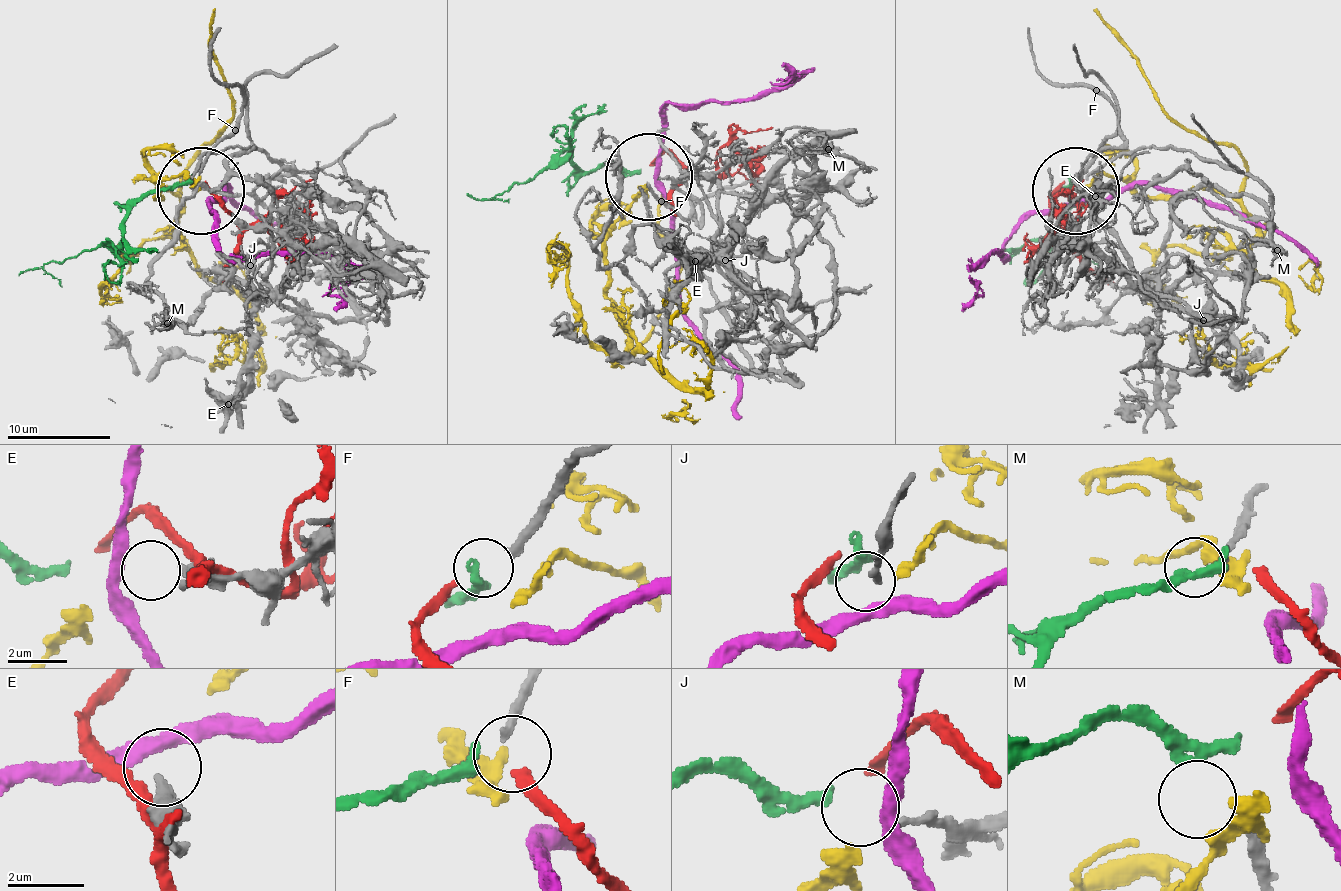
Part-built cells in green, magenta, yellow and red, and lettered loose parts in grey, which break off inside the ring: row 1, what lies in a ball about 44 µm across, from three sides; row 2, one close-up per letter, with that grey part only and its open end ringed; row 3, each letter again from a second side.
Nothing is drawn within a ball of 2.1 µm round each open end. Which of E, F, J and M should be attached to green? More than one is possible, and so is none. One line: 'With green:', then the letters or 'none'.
With green: none

